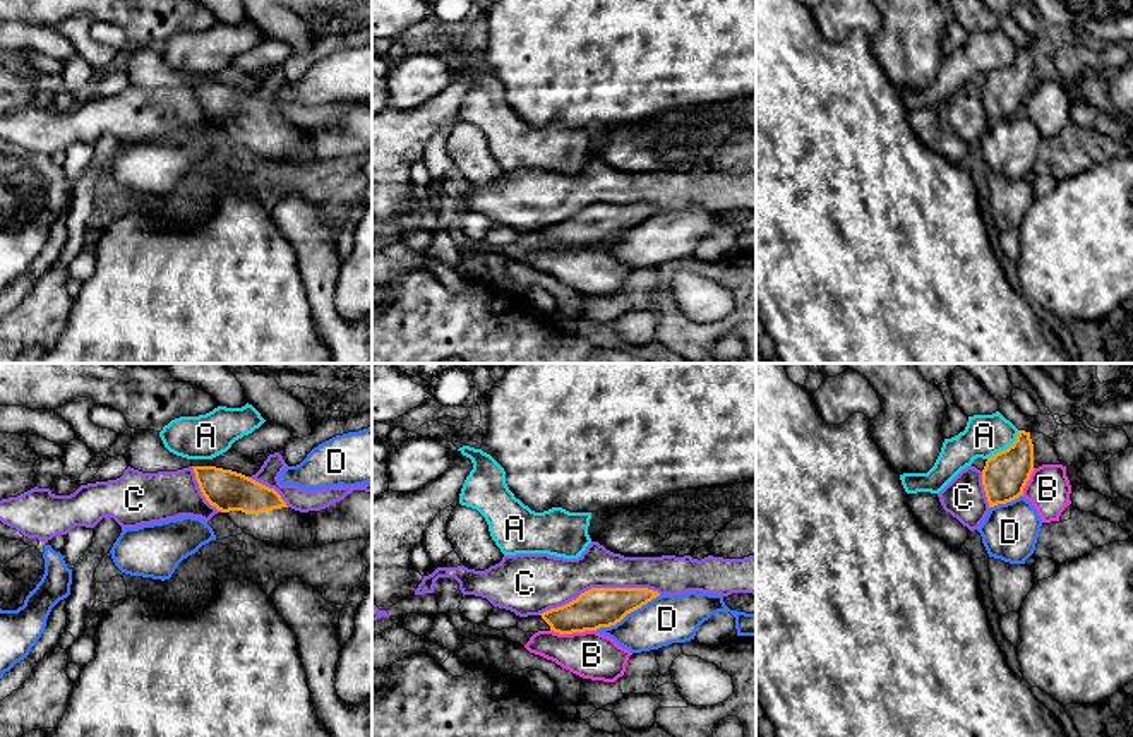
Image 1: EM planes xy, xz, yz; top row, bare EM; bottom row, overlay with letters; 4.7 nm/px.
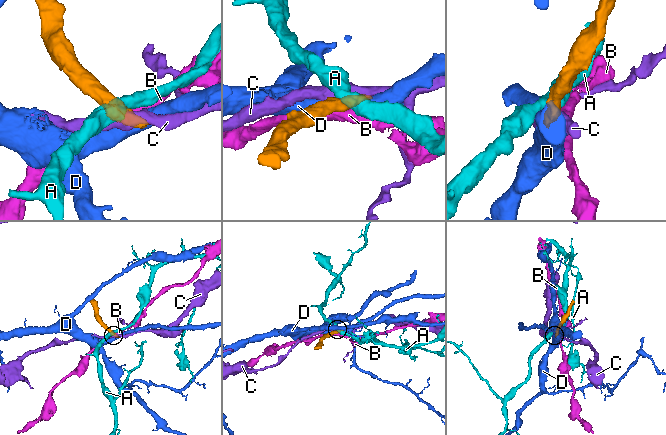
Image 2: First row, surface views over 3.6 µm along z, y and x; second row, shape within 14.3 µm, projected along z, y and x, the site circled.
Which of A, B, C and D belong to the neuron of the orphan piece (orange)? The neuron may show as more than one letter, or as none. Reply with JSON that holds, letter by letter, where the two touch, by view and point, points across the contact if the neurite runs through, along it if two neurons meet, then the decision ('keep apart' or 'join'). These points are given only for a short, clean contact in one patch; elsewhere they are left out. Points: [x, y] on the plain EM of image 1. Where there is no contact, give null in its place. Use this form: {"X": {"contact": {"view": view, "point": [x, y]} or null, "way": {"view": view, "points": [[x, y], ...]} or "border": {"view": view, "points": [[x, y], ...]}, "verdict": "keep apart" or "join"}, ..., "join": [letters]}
{"A": {"contact": {"view": "yz", "point": [1005, 65]}, "border": {"view": "yz", "points": [[1019, 47], [1007, 64], [986, 74]]}, "verdict": "keep apart"}, "B": {"contact": {"view": "xz", "point": [573, 247]}, "border": {"view": "xz", "points": [[551, 245], [559, 249], [595, 247]]}, "verdict": "keep apart"}, "C": {"contact": {"view": "xz", "point": [599, 204]}, "verdict": "keep apart"}, "D": {"contact": {"view": "xz", "point": [628, 228]}, "verdict": "keep apart"}, "join": []}

